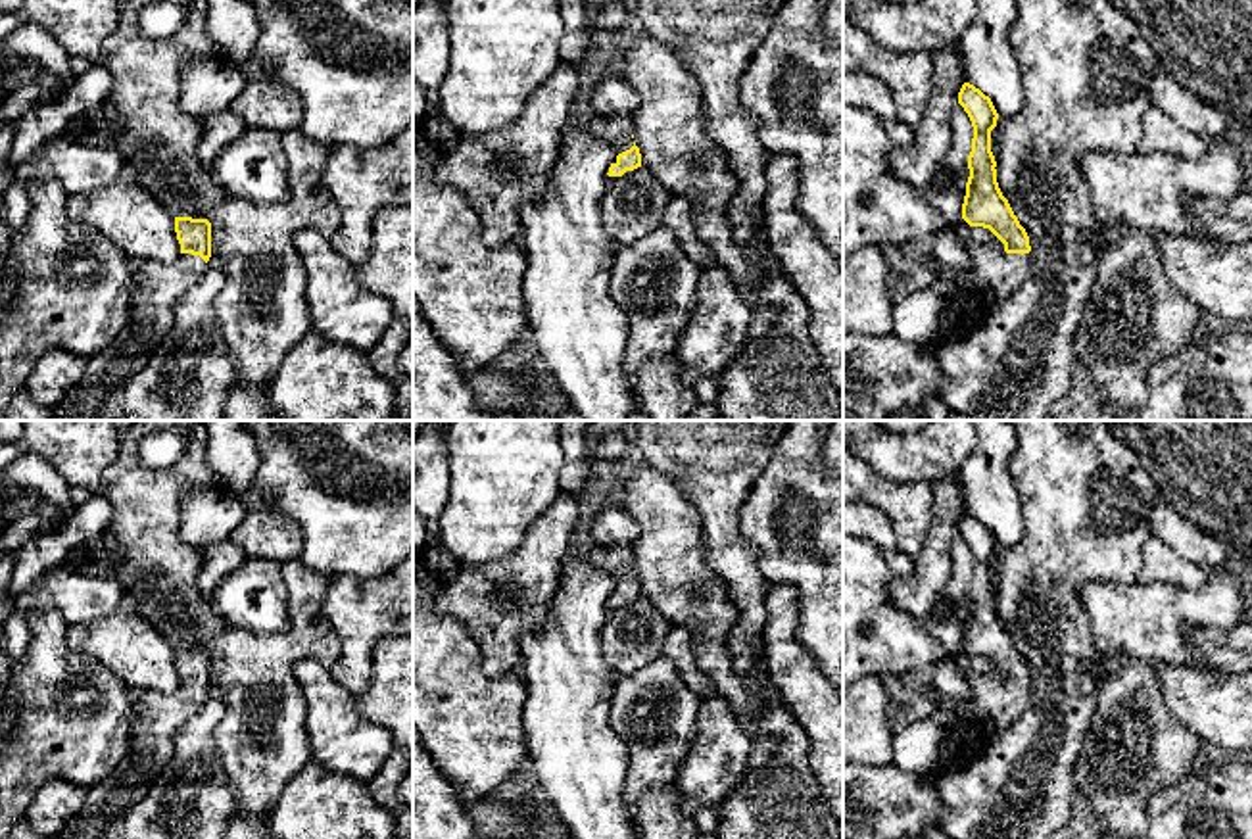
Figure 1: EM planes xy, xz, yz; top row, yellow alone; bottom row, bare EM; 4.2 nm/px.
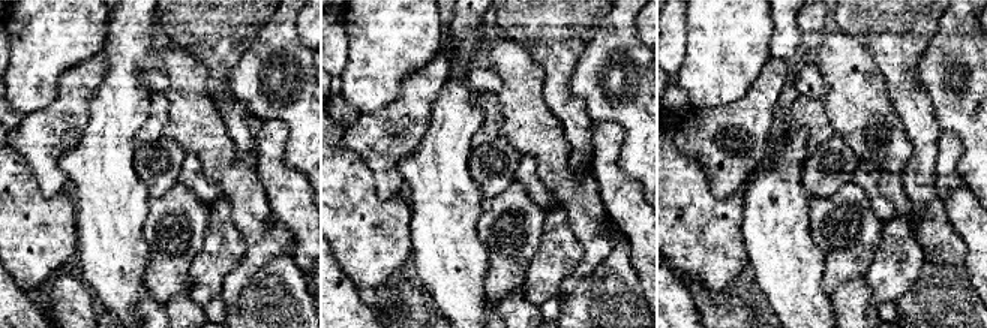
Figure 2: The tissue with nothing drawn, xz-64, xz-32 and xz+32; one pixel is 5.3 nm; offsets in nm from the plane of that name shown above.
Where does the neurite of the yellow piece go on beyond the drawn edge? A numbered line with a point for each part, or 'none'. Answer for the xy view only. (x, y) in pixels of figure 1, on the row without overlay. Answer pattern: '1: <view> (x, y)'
1: xy (156, 717)

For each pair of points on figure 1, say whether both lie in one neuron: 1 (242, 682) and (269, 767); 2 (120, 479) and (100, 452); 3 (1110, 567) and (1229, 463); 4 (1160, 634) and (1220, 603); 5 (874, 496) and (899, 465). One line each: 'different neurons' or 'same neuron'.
1: same neuron
2: different neurons
3: different neurons
4: same neuron
5: different neurons

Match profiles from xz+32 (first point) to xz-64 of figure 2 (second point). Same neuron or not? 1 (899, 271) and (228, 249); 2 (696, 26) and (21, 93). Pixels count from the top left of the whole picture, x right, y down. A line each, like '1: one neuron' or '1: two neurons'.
1: one neuron
2: one neuron

